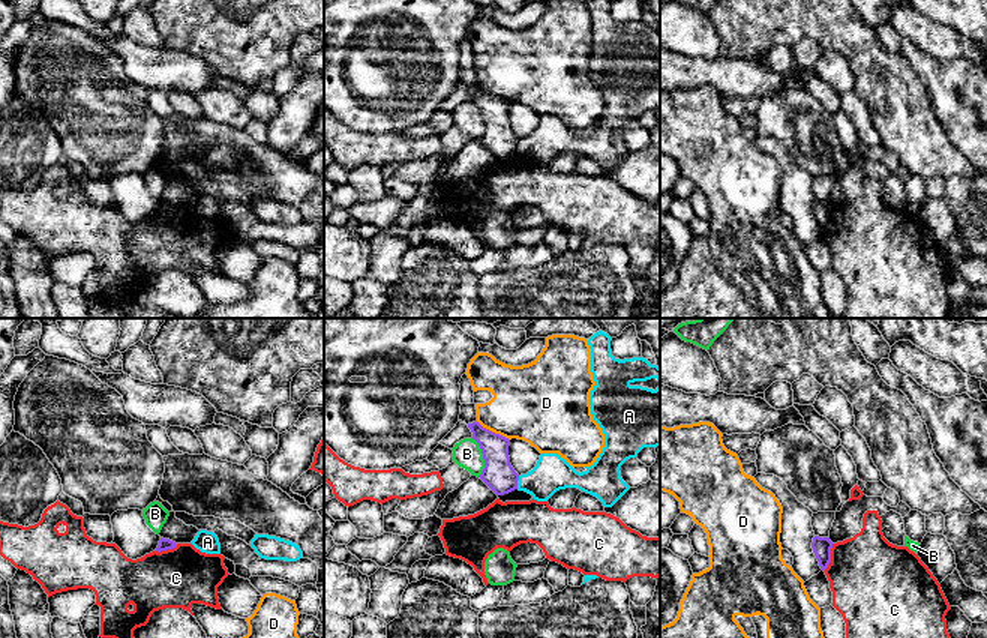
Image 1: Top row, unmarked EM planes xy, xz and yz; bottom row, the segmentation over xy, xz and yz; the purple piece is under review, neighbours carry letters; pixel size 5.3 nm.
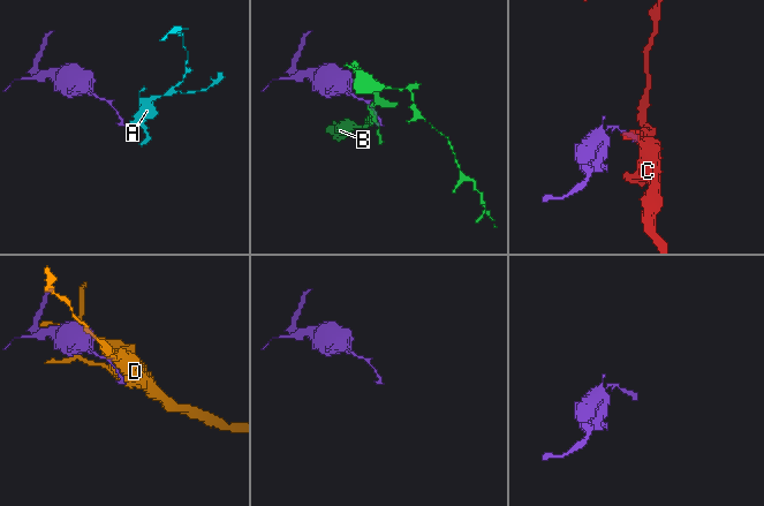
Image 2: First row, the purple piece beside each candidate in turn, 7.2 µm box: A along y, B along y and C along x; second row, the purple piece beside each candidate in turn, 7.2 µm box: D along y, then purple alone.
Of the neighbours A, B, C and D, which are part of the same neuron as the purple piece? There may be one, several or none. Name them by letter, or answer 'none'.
none

